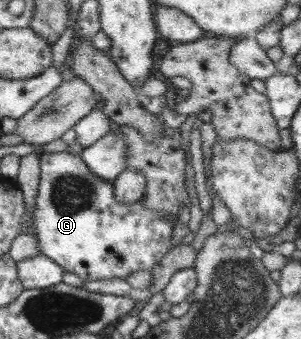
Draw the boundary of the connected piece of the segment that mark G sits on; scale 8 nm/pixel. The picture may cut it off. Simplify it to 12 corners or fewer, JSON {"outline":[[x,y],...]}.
{"outline":[[40,153],[34,233],[85,282],[152,271],[177,219]]}

